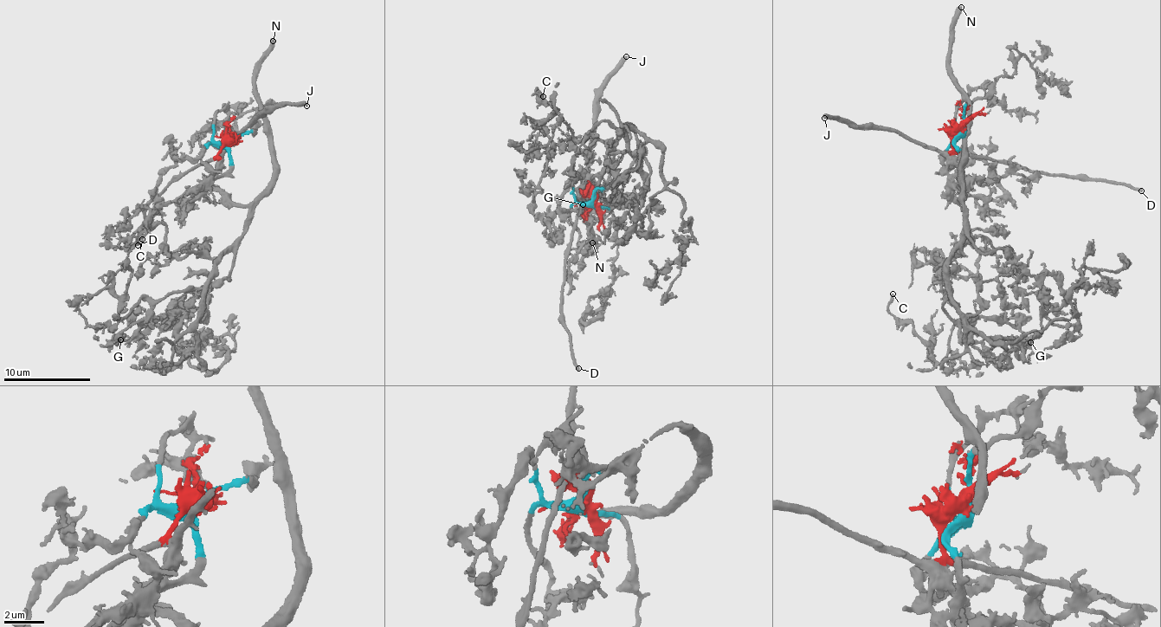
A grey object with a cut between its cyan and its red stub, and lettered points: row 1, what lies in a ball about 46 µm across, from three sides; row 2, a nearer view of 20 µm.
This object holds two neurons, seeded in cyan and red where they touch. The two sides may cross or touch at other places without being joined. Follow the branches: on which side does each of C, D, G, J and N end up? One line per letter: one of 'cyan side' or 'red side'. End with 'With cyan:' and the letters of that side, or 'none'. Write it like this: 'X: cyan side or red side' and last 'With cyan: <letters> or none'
C: cyan side
D: red side
G: cyan side
J: red side
N: cyan side
With cyan: C, G, N

